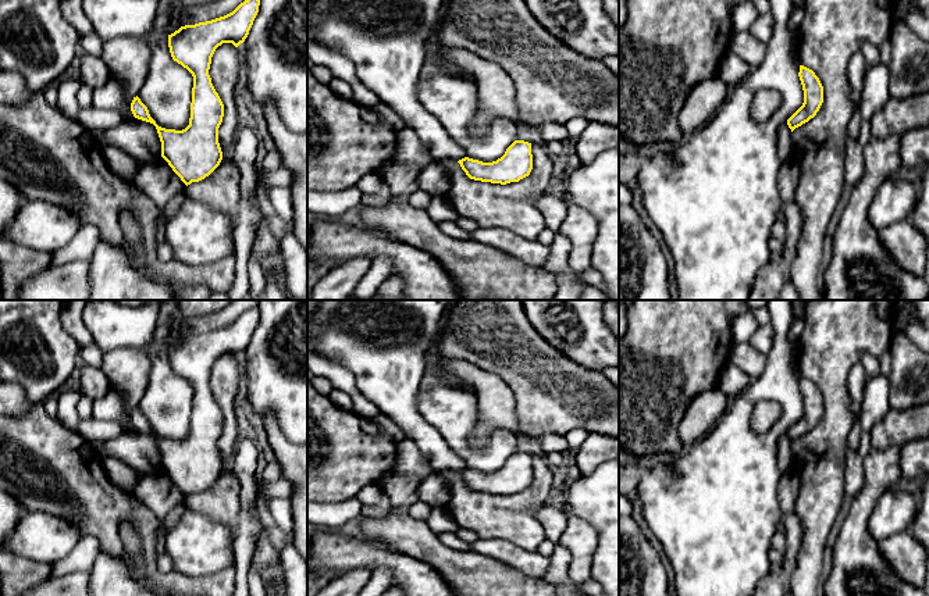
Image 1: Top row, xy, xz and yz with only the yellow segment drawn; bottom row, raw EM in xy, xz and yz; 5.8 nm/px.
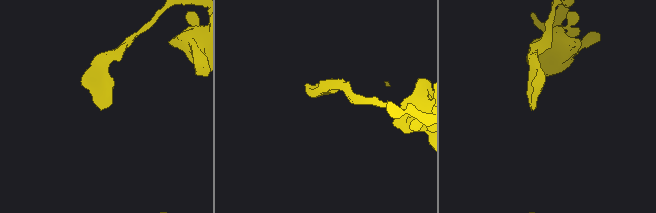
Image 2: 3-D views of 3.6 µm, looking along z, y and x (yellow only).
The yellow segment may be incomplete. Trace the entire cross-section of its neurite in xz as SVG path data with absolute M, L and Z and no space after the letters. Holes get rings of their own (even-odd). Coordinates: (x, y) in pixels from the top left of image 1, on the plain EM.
M515 452L505 465L492 474L464 468L458 472L470 490L506 496L519 493L533 481L531 454Z

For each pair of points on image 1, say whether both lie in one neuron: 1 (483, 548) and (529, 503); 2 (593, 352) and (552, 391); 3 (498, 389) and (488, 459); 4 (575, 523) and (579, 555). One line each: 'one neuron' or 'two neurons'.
1: two neurons
2: two neurons
3: two neurons
4: one neuron

